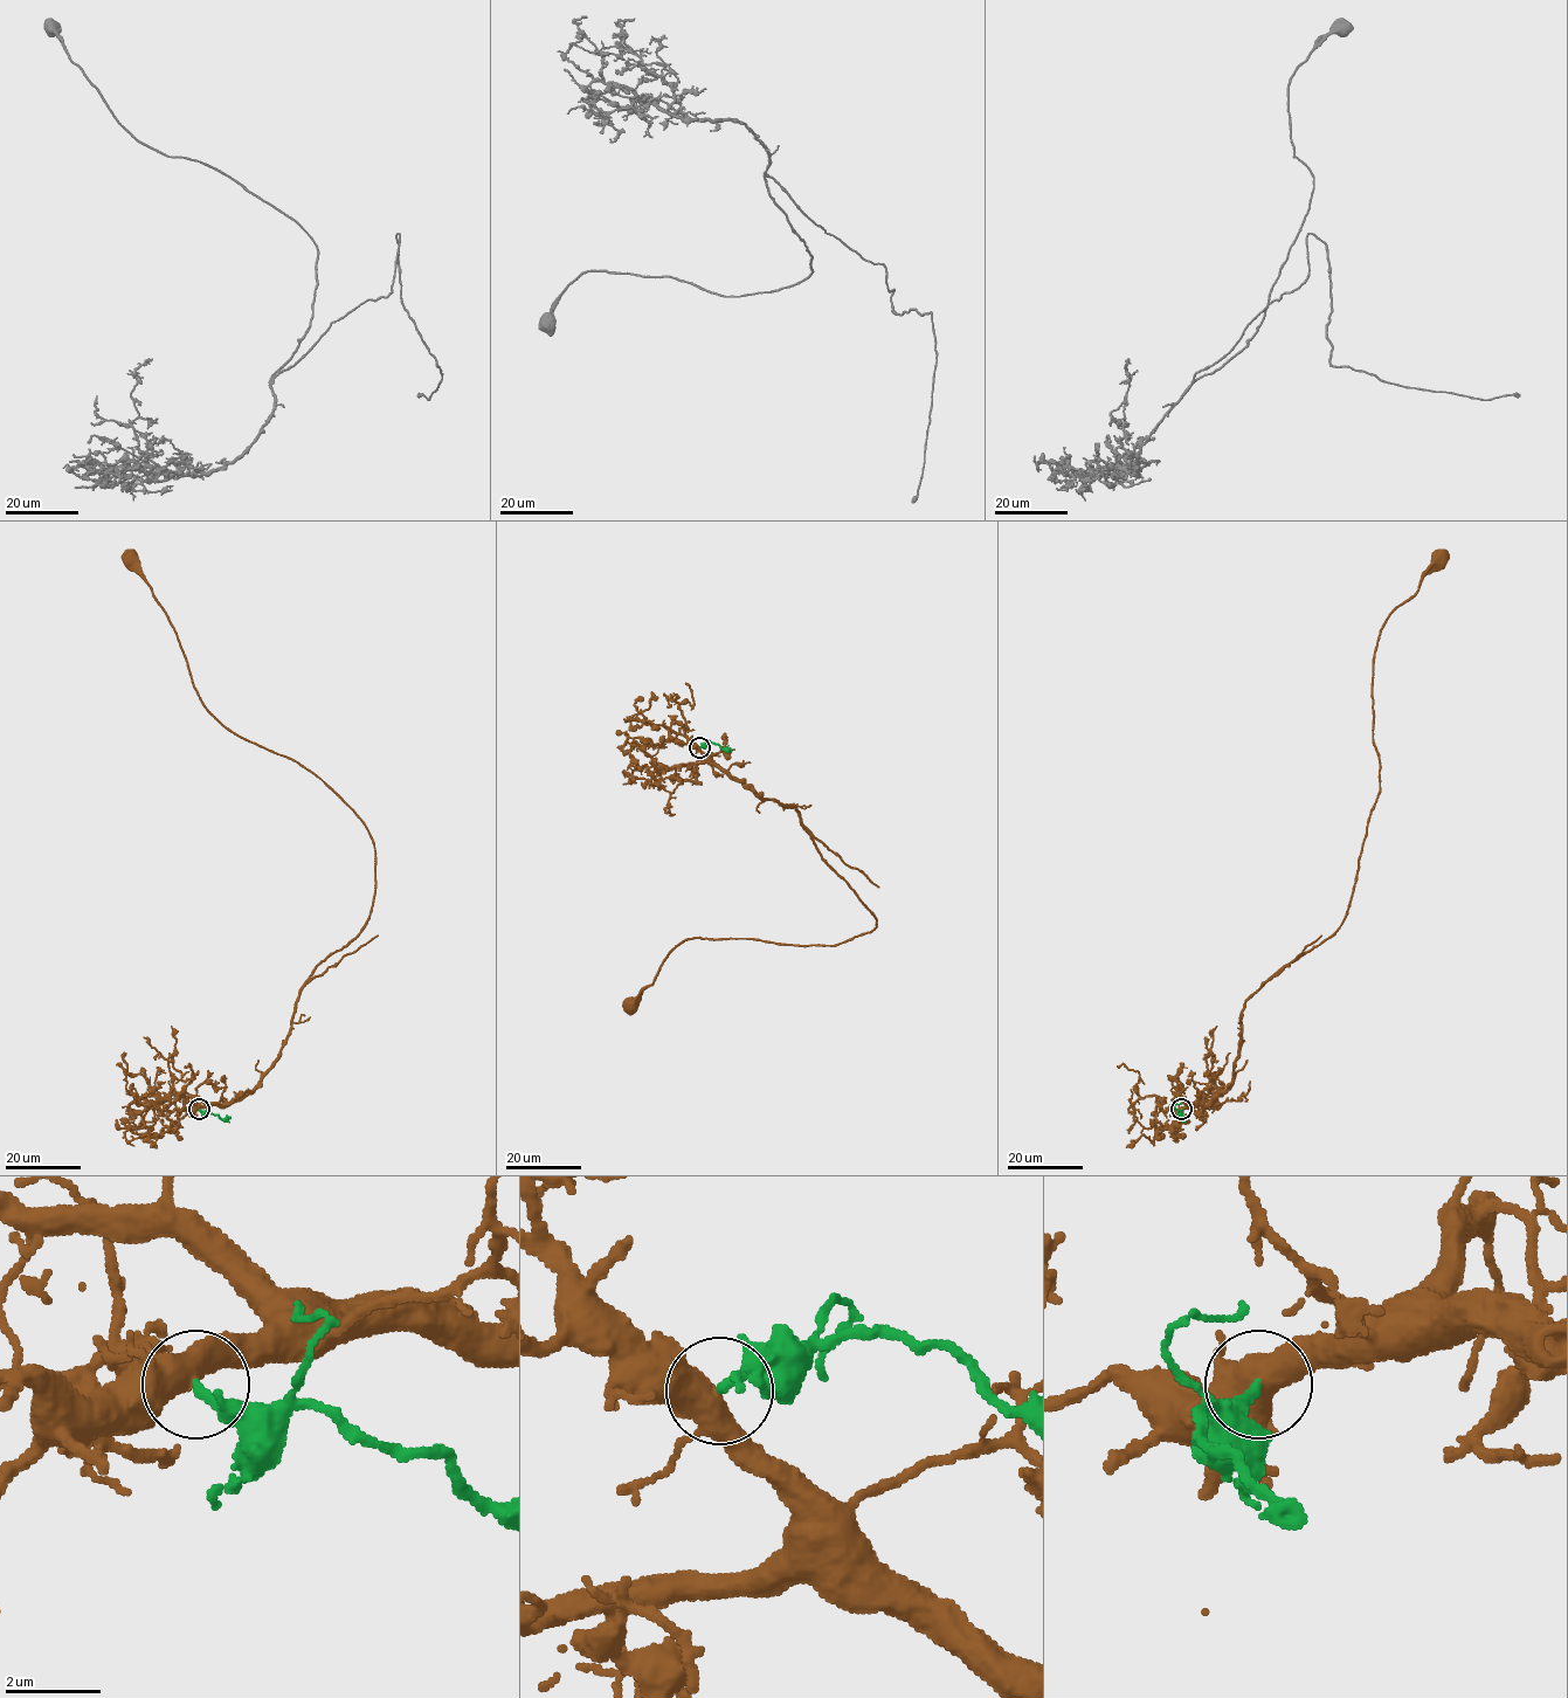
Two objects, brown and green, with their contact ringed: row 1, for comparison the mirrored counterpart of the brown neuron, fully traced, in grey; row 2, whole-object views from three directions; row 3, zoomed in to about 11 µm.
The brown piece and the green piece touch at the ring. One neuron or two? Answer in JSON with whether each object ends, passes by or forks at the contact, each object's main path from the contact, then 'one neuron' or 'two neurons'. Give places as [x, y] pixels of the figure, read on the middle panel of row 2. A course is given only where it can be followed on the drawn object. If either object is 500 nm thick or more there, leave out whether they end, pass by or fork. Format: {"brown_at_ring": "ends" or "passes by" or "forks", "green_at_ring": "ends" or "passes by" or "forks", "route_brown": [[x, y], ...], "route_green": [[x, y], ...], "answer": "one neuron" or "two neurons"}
{"brown_at_ring": "forks", "green_at_ring": "ends", "route_brown": [[699, 747], [761, 798], [794, 807], [821, 856], [876, 917], [877, 926], [833, 945], [688, 939], [630, 1005]], "route_green": [[699, 747], [716, 744], [731, 750]], "answer": "one neuron"}

